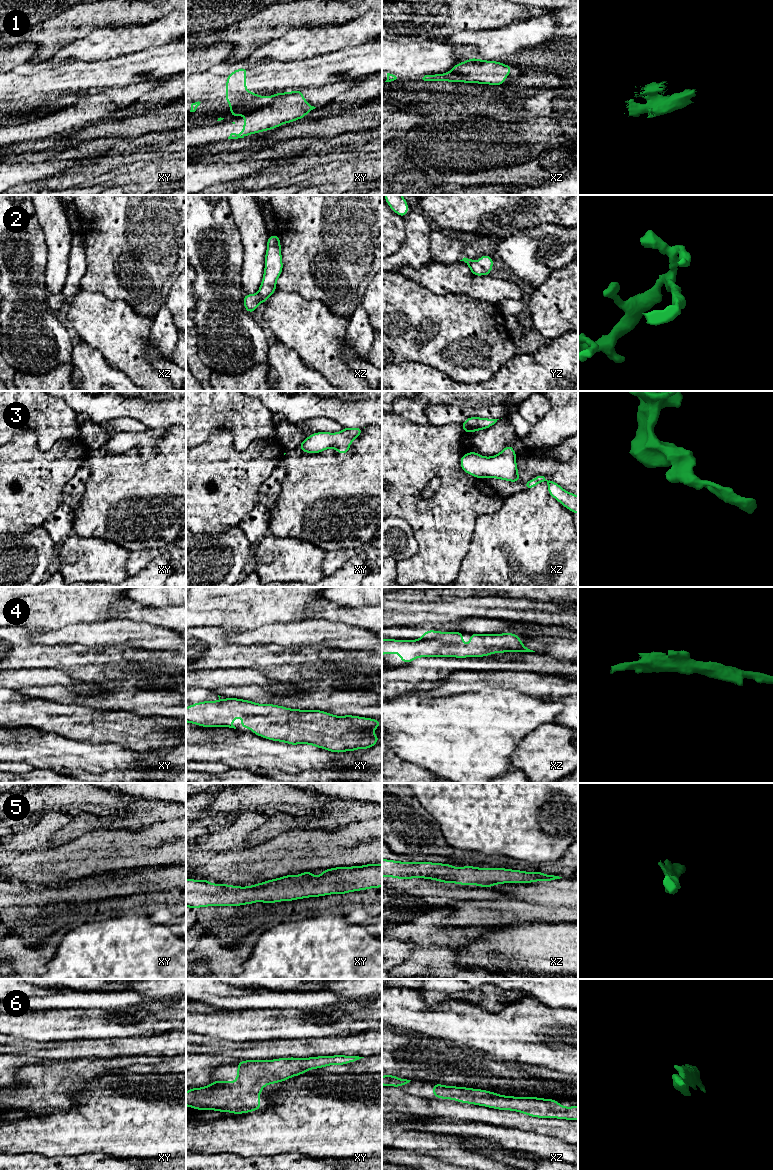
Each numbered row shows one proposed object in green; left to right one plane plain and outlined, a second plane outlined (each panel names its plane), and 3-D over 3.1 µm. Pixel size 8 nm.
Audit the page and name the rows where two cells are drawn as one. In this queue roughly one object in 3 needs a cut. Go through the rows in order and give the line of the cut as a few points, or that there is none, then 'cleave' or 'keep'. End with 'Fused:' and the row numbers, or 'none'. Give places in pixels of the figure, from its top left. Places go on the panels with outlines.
1: xy (273, 96), (269, 103), (247, 114) | cleave
2: no cut | keep
3: no cut | keep
4: no cut | keep
5: no cut | keep
6: no cut | keep
Fused: 1

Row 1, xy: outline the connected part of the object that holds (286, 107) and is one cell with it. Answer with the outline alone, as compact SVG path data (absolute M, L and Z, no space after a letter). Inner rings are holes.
M302 90L275 93L270 104L245 115L242 132L231 133L228 139L244 138L305 117L316 107L306 102Z

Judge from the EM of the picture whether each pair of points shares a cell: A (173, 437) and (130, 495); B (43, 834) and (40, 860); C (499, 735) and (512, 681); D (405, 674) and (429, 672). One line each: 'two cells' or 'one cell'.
A: one cell
B: two cells
C: two cells
D: one cell

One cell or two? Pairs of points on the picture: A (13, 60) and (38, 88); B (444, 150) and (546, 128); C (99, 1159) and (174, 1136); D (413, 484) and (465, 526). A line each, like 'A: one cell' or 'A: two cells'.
A: two cells
B: one cell
C: two cells
D: one cell

